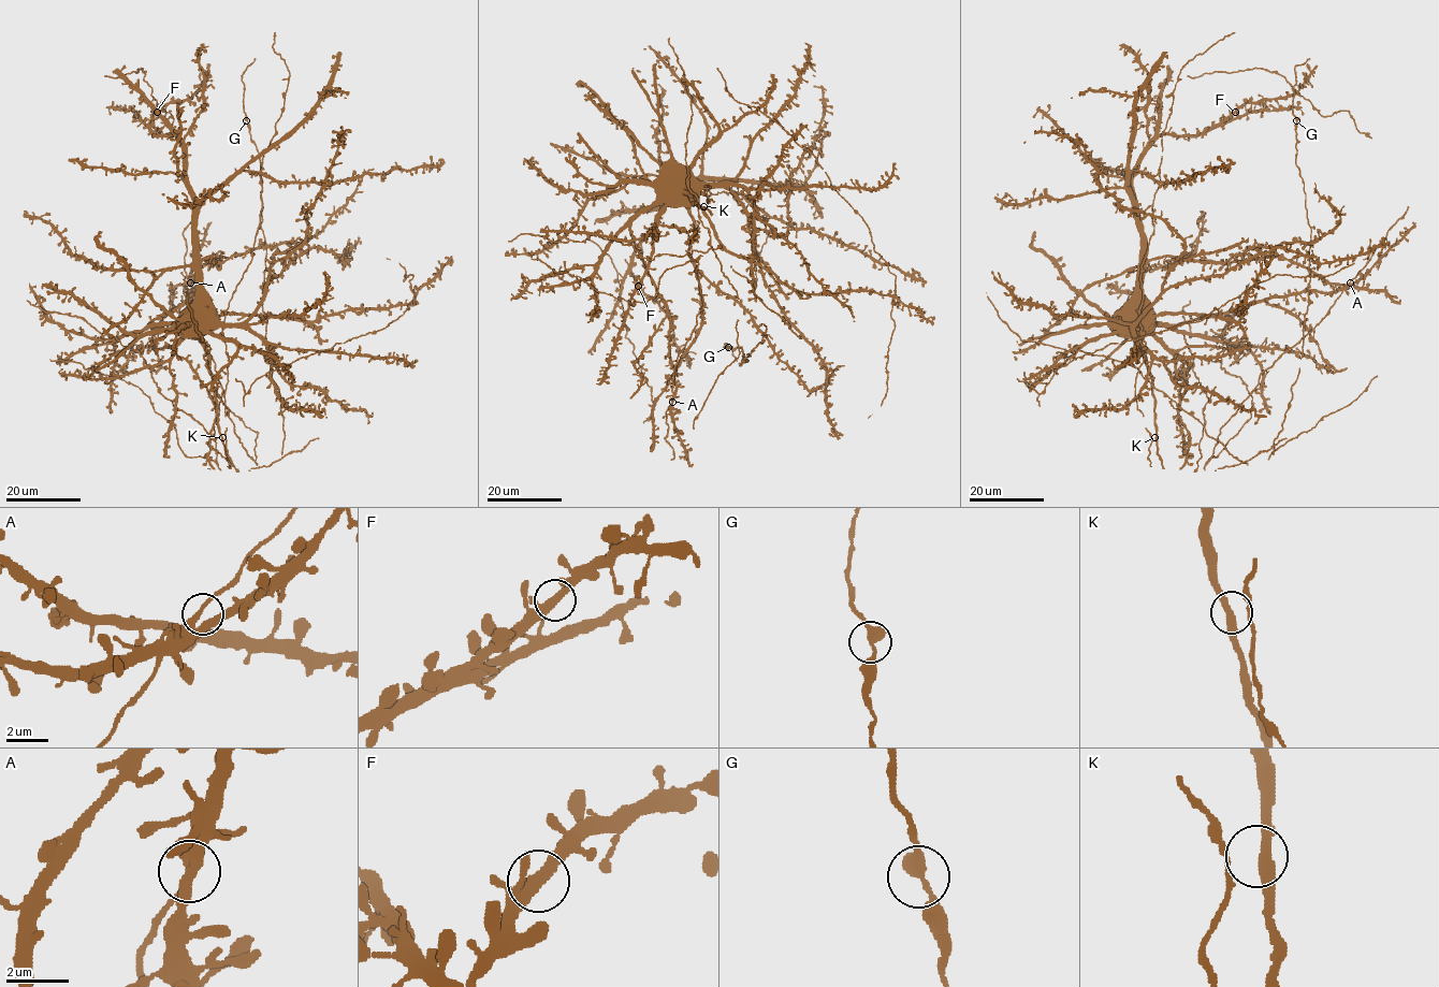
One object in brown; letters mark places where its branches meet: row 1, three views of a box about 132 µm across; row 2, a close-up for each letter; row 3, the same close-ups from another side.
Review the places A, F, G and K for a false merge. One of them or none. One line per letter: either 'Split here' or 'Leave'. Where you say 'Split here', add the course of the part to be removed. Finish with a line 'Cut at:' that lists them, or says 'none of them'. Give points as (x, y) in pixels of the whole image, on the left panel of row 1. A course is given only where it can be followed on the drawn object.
A: Leave
F: Leave
G: Leave
K: Leave
Cut at: none of them

